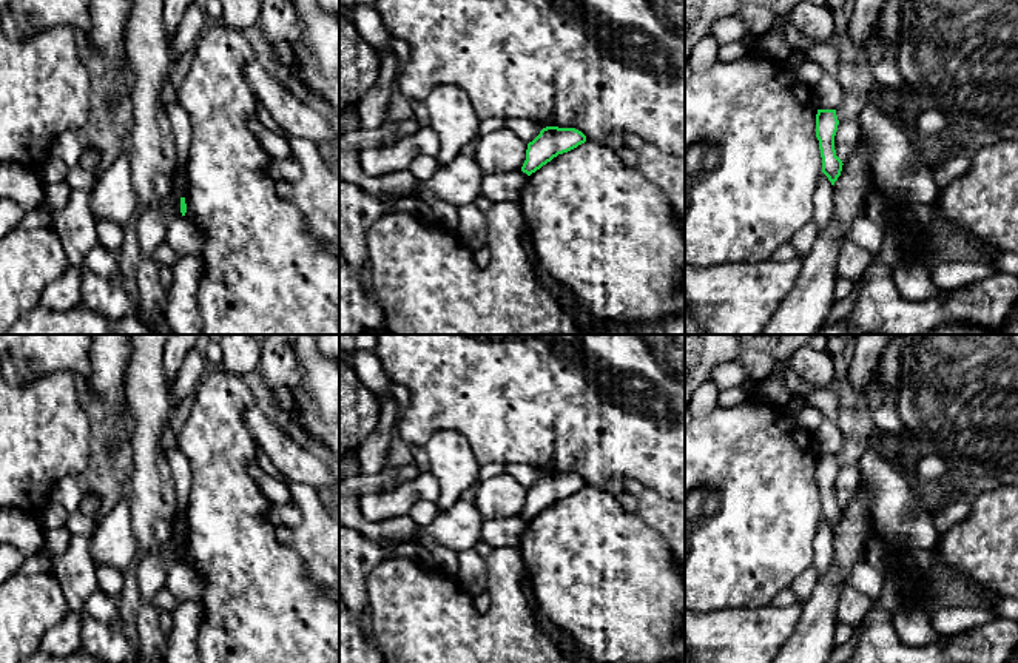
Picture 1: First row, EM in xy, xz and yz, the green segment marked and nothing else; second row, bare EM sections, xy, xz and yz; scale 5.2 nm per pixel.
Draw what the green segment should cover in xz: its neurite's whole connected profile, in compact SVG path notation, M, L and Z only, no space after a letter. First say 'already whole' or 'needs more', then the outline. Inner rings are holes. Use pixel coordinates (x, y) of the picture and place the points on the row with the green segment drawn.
already whole; M546 126L528 143L521 171L531 176L558 154L568 153L586 142L586 136L575 128Z

